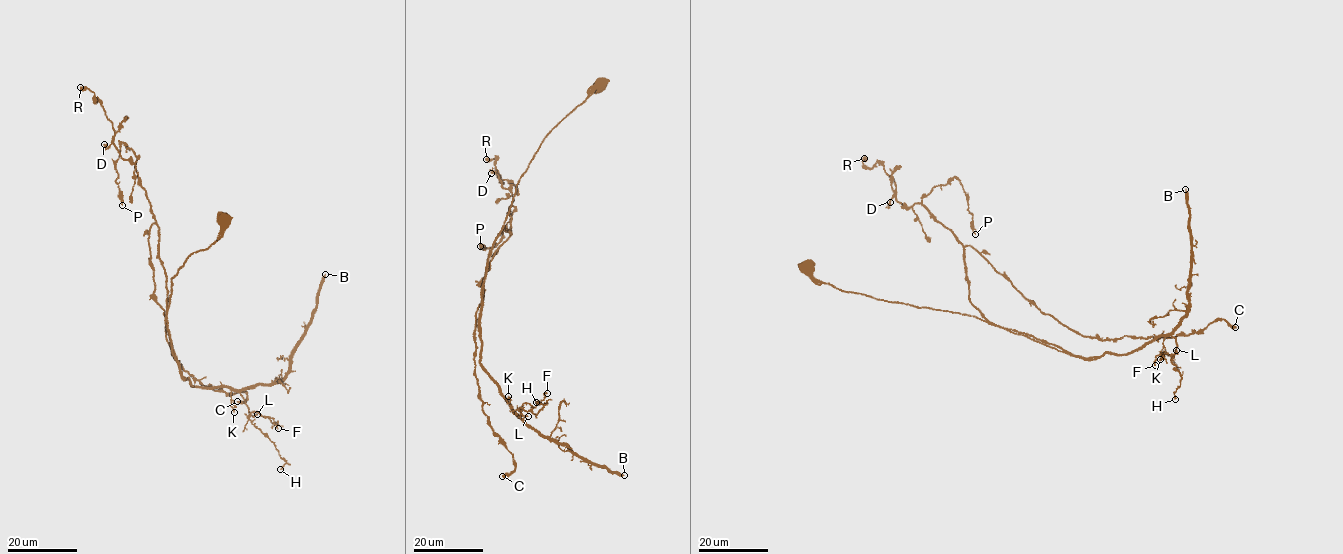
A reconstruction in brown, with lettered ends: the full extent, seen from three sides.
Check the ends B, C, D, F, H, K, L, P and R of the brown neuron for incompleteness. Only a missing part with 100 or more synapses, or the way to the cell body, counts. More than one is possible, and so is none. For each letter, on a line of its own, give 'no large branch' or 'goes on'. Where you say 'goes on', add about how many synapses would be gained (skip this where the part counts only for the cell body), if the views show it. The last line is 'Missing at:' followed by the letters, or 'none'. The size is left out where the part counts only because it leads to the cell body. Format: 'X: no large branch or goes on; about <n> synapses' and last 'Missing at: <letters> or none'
B: goes on; about 500 synapses
C: no large branch
D: no large branch
F: no large branch
H: no large branch
K: no large branch
L: no large branch
P: no large branch
R: no large branch
Missing at: B

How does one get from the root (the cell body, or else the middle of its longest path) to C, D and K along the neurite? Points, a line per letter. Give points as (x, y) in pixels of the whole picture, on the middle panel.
C: (600, 86), (519, 179), (496, 237), (505, 226), (511, 235), (480, 286), (475, 375), (513, 458), (502, 476)
D: (600, 86), (544, 138), (519, 179), (496, 237), (505, 226), (511, 235), (512, 194), (491, 173)
K: (600, 86), (544, 138), (516, 185), (504, 226), (490, 251), (480, 311), (480, 366), (510, 406), (508, 396)

